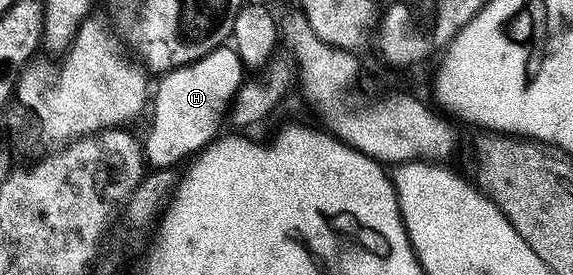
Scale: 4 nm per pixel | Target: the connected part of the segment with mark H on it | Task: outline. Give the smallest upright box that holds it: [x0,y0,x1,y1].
[143,47,246,169]

